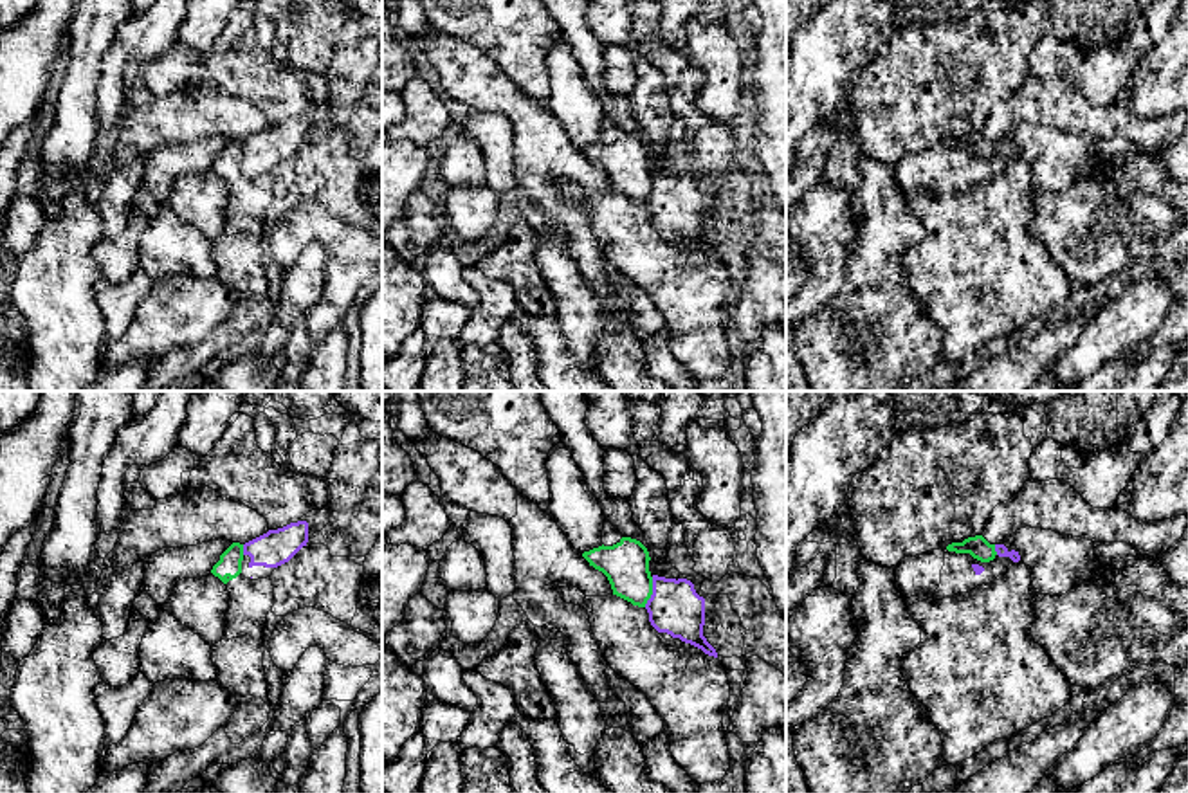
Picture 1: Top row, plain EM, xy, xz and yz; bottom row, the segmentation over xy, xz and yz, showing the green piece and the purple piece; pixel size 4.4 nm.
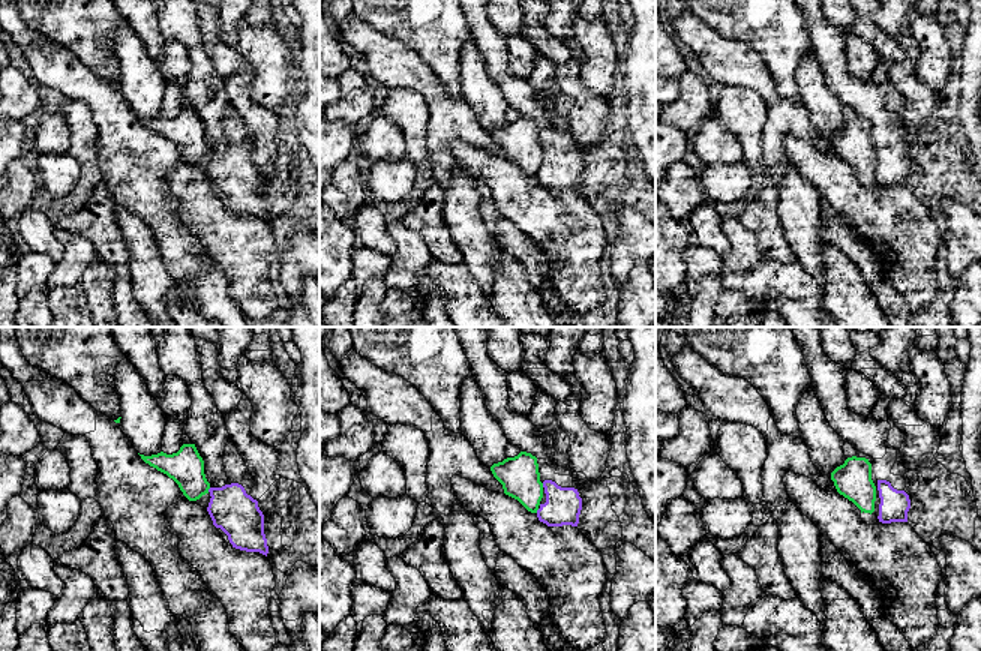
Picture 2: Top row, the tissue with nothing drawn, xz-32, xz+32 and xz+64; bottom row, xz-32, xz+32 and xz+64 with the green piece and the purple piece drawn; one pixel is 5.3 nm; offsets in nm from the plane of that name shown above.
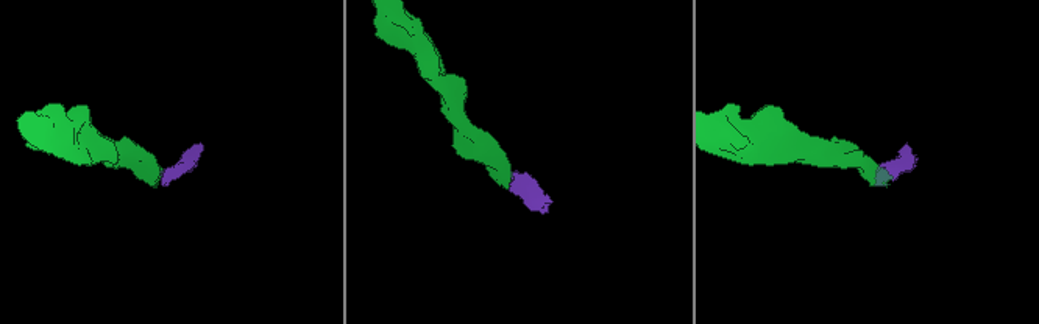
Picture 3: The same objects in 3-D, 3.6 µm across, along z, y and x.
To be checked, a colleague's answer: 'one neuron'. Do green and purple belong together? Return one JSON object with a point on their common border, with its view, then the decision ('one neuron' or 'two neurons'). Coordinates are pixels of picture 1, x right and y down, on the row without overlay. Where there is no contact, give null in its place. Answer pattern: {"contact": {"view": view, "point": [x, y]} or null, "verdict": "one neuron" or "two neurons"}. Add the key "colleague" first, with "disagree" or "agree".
{"colleague": "disagree", "contact": {"view": "xz", "point": [651, 188]}, "verdict": "two neurons"}

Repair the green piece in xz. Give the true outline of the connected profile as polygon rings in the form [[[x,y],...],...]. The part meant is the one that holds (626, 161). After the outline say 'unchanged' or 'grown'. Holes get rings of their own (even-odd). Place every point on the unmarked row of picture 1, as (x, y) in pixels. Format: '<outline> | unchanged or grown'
[[[622,133],[617,141],[602,141],[584,148],[582,153],[608,173],[613,191],[633,202],[645,204],[653,191],[653,173],[649,148],[640,137]]] | unchanged

